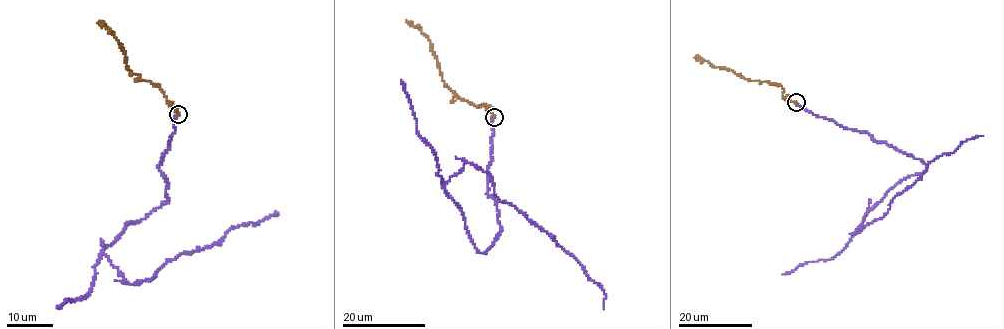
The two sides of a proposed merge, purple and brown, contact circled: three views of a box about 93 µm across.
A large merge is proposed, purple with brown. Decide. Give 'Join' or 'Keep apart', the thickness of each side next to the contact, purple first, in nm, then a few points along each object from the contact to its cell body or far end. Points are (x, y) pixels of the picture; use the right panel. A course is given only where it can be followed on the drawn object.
Keep apart. Thickness 400 nm (purple) against 170 nm. Course of purple: (796, 102), (867, 131), (927, 168), (893, 186), (856, 234), (881, 217), (935, 158), (982, 135). Course of brown: (796, 102), (783, 96), (783, 88), (778, 84), (746, 79), (730, 70), (694, 57)

